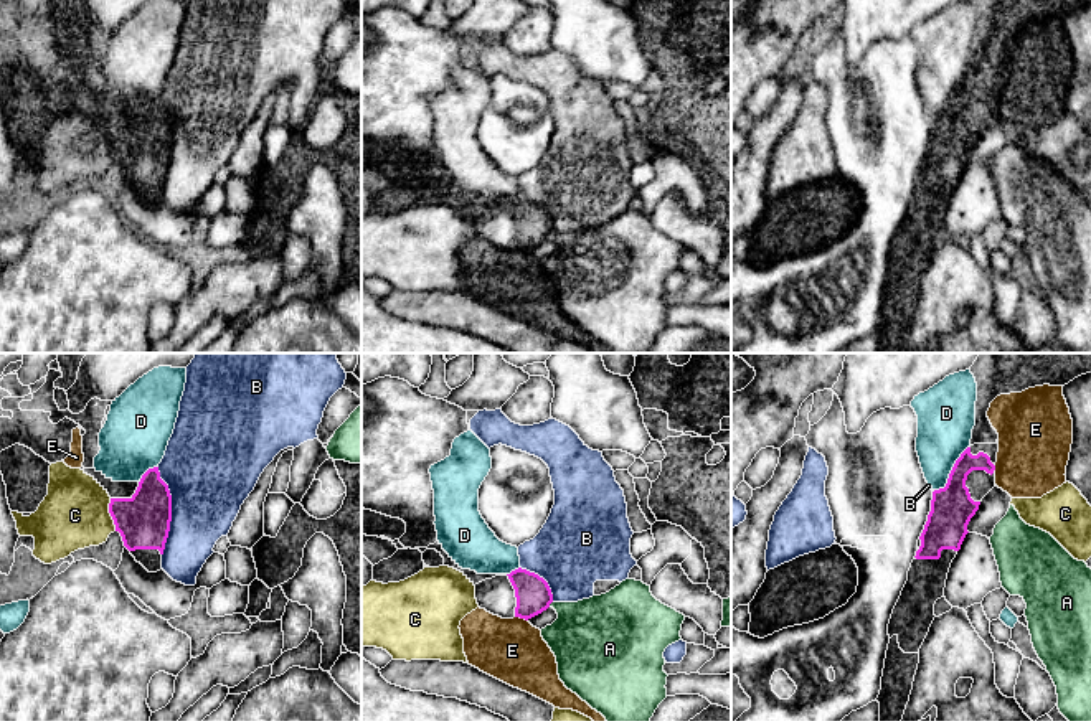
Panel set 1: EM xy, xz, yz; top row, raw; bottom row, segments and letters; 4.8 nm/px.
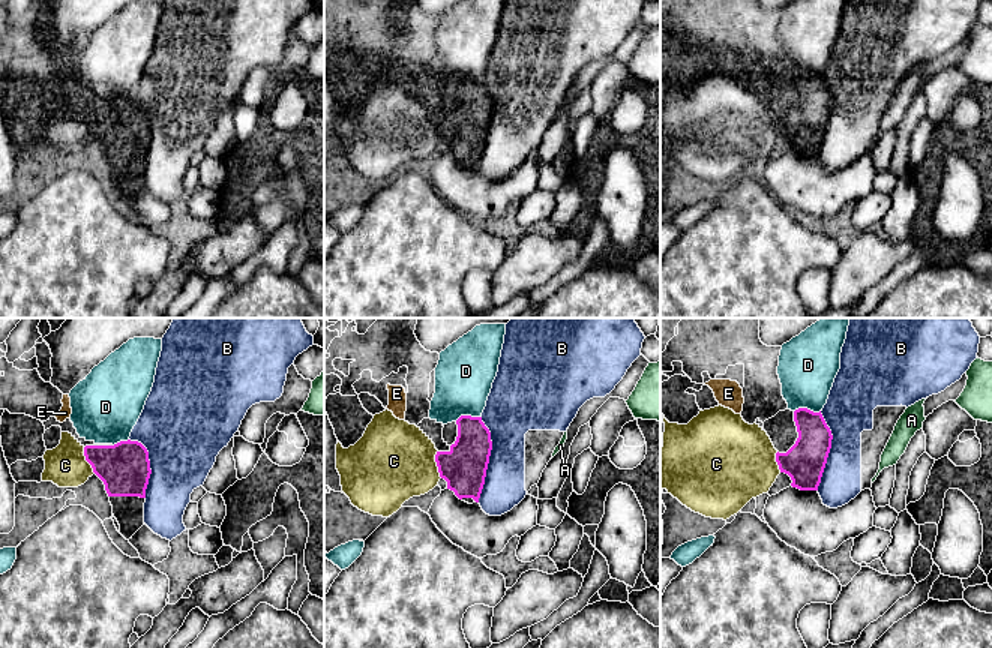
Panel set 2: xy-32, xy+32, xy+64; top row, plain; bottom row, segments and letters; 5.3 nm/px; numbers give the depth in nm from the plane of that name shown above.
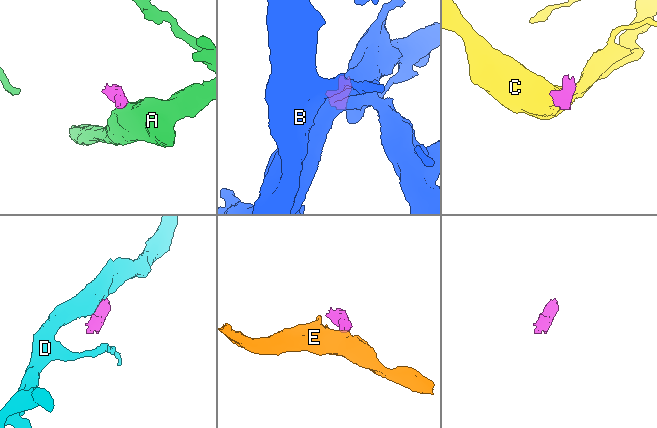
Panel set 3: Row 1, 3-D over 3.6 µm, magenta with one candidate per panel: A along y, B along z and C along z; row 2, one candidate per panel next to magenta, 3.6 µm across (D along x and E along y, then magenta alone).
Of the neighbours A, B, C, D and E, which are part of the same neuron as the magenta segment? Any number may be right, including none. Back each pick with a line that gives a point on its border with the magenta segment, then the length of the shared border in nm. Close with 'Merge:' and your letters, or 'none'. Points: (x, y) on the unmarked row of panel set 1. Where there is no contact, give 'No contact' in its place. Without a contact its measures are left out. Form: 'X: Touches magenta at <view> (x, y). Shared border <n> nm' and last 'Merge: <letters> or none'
Merge: none

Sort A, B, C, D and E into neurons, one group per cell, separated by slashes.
A / B / C / D / E

